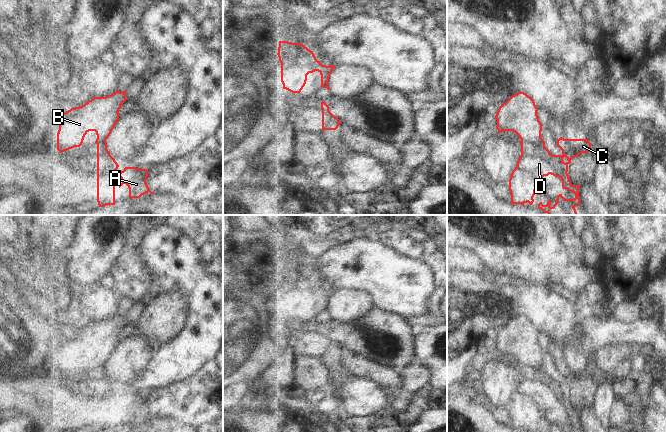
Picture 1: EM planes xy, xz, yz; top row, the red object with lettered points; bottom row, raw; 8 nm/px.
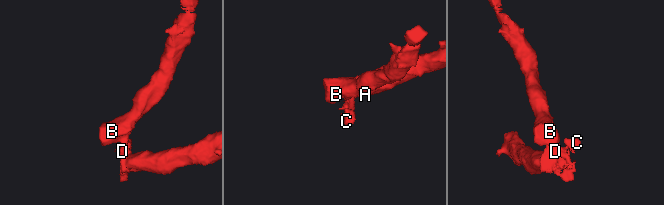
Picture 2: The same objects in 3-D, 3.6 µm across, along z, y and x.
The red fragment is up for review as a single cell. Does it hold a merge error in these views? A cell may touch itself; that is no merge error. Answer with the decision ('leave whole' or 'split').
split

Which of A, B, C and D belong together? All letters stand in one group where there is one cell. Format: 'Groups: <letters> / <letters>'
Groups: A C D / B.

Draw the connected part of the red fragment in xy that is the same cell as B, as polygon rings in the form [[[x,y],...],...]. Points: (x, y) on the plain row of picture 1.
[[[117,314],[106,321],[94,321],[84,329],[71,332],[61,338],[57,357],[57,374],[62,377],[74,371],[80,371],[89,355],[95,355],[97,363],[106,364],[119,344],[119,333],[126,324],[126,314],[123,316]]]

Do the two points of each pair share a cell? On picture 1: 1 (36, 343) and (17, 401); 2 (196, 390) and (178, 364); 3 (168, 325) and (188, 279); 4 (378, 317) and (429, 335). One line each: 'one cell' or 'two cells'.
1: two cells
2: two cells
3: two cells
4: two cells

